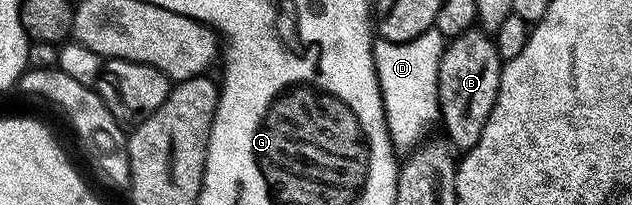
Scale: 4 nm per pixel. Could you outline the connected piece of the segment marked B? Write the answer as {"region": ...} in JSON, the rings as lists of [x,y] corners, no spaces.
{"region":[[[478,27],[445,42],[438,68],[438,112],[440,125],[446,128],[445,136],[455,150],[465,151],[480,143],[484,123],[496,103],[503,64],[493,36]]]}

